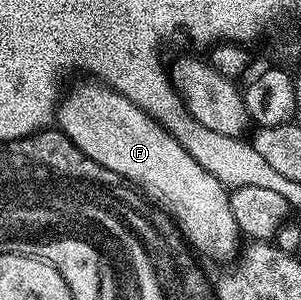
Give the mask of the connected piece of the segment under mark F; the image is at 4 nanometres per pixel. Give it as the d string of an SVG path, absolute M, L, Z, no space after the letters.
M98 80L83 81L87 82L77 83L68 94L66 91L62 95L57 106L58 129L85 156L119 173L160 211L174 217L188 243L199 254L208 254L222 264L230 263L240 253L241 235L237 220L233 220L233 208L229 208L228 187L212 176L144 107Z

